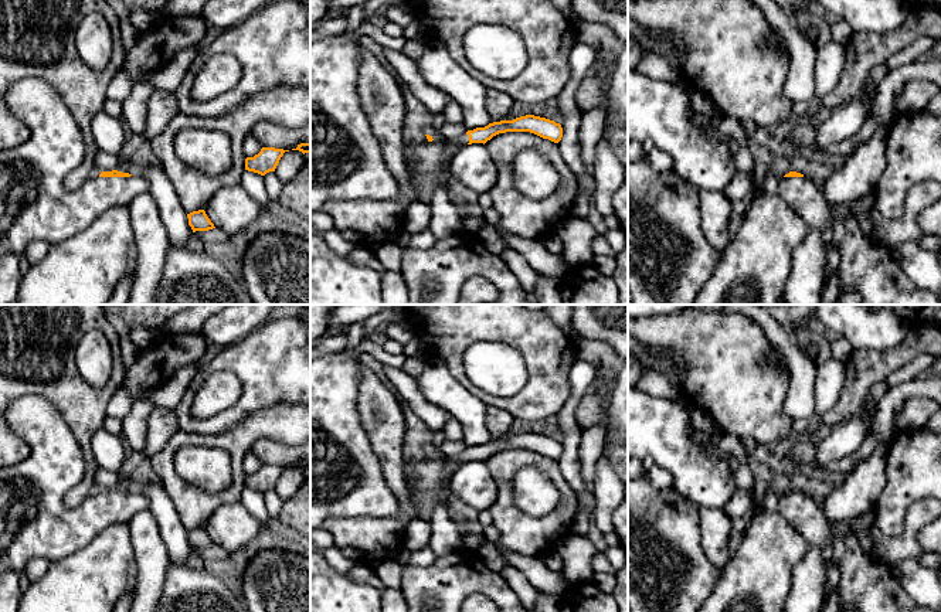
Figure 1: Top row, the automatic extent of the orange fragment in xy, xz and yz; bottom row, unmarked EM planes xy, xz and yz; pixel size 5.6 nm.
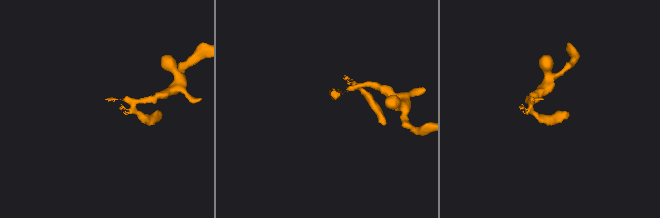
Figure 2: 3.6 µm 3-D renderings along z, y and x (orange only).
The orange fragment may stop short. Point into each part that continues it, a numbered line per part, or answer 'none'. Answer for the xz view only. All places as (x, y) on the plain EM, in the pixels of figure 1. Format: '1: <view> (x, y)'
1: xz (424, 473)

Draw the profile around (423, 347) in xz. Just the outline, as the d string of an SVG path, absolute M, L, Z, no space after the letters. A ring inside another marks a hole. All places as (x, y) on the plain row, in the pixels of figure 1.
M415 334L407 344L404 344L404 354L425 361L435 353L435 347L435 339Z

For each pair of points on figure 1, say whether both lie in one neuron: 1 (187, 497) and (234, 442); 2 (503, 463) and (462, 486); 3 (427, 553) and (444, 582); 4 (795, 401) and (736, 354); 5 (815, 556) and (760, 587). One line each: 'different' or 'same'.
1: same
2: different
3: different
4: different
5: different

